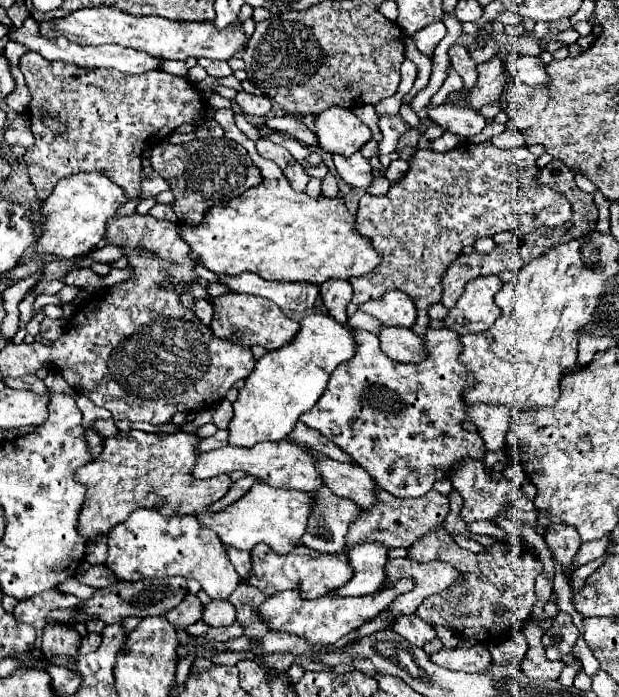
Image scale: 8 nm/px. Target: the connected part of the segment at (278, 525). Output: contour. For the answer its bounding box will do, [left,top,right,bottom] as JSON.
[197,482,313,554]

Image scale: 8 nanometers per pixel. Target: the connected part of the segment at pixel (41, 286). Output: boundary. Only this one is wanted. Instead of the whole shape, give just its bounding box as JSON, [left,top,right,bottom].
[35,280,67,294]

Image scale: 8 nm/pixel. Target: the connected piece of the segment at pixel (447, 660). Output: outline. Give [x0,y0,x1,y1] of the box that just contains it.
[431,644,491,672]

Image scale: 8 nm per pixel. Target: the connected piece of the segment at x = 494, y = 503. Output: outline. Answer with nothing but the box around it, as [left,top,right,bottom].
[449,458,519,524]

